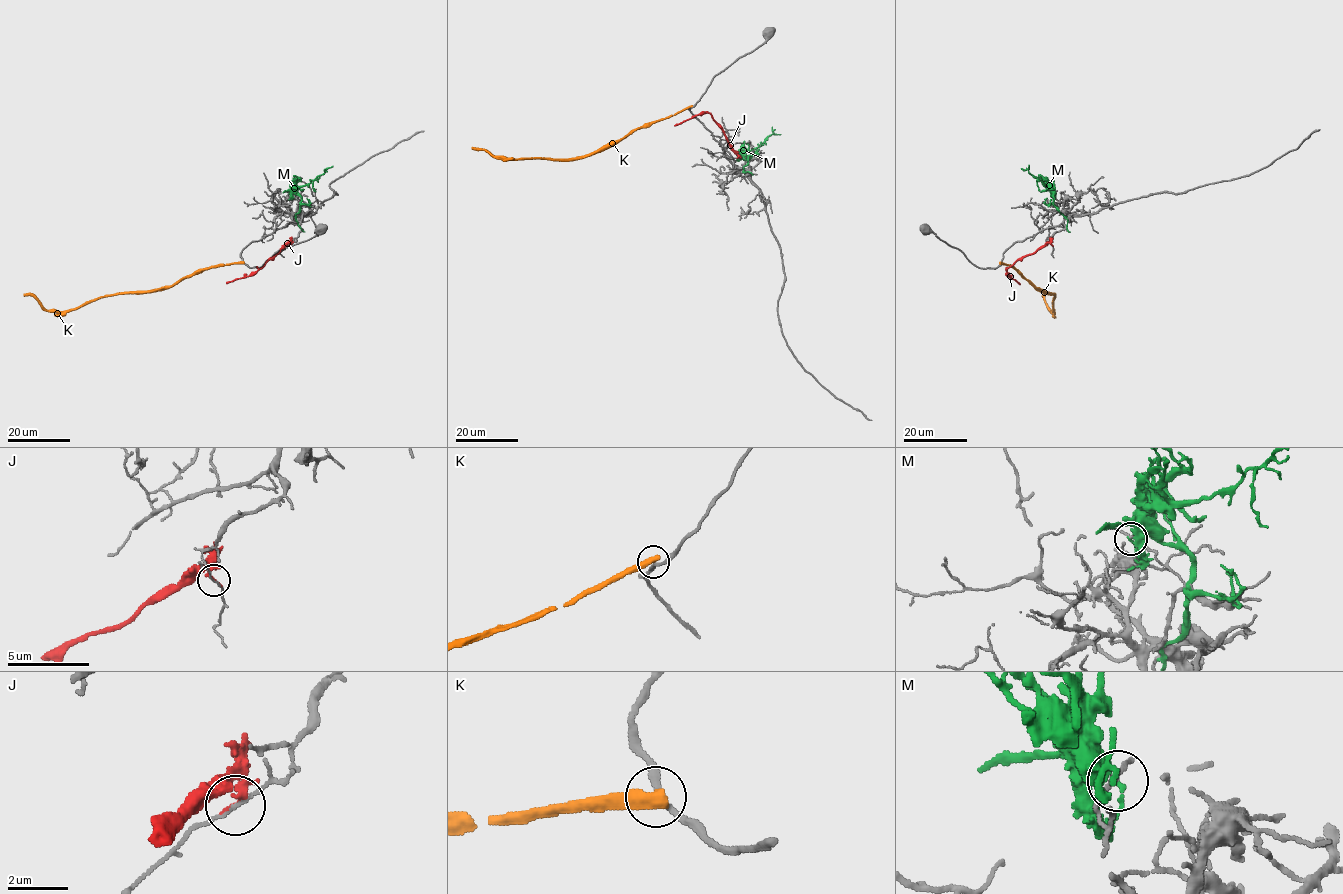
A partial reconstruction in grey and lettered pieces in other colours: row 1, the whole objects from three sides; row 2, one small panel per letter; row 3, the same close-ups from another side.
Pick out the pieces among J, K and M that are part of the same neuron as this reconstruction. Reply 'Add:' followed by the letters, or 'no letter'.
Add: no letter

